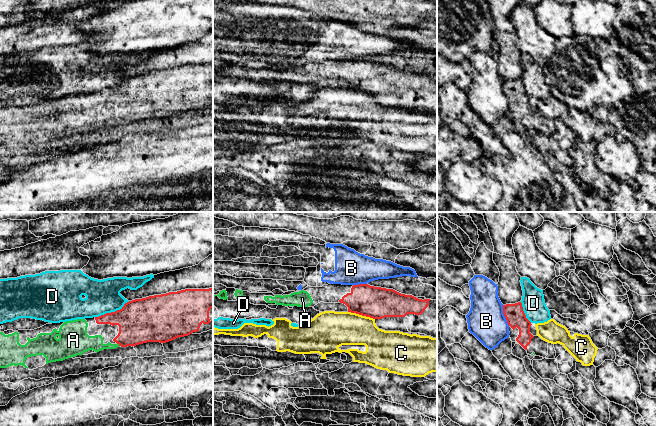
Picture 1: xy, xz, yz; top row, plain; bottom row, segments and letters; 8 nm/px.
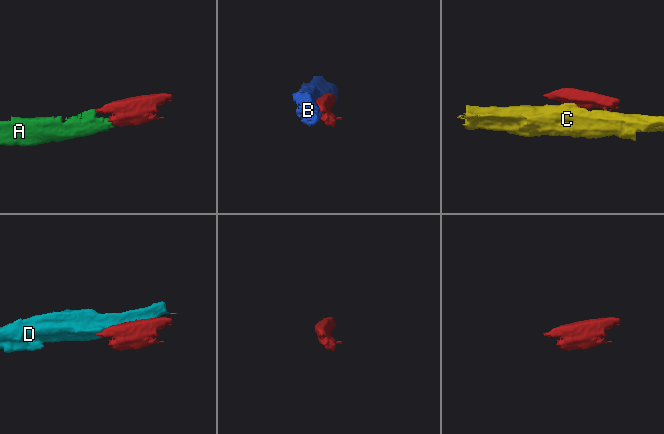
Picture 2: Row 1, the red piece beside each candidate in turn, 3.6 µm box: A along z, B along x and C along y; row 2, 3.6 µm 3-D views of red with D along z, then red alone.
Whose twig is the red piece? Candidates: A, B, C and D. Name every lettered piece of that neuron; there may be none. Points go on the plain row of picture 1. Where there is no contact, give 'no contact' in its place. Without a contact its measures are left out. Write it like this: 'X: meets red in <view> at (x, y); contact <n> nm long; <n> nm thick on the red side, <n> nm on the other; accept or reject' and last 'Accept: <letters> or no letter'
A: meets red in xy at (118, 119); contact 30 nm long; 360 nm thick on the red side, 120 nm on the other; accept
B: meets red in yz at (504, 91); contact 180 nm long; 160 nm thick on the red side, 300 nm on the other; reject
C: meets red in xz at (361, 90); contact 220 nm long; 260 nm thick on the red side, 280 nm on the other; reject
D: meets red in xy at (112, 88); contact 300 nm long; 360 nm thick on the red side, 280 nm on the other; reject
Accept: A

